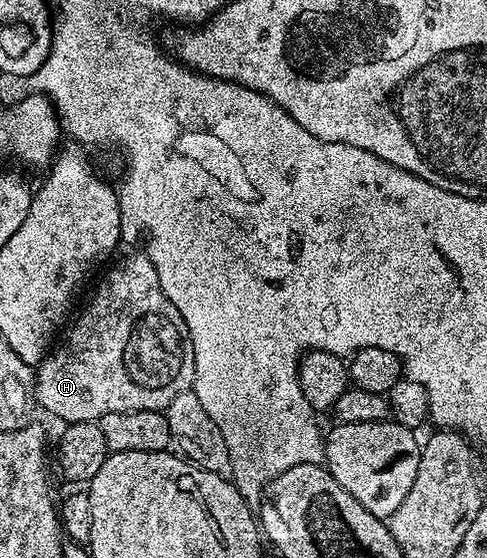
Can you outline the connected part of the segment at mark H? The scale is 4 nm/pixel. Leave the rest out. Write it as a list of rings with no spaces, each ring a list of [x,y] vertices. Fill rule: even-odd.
[[[146,255],[140,257],[128,257],[125,261],[120,261],[100,282],[96,285],[96,290],[92,293],[92,298],[88,301],[88,306],[80,313],[80,318],[67,326],[66,332],[63,334],[64,342],[60,346],[57,344],[55,348],[49,352],[48,356],[40,362],[34,373],[34,401],[41,405],[48,413],[53,413],[58,420],[63,423],[71,423],[74,421],[94,421],[99,422],[102,415],[110,415],[111,413],[125,413],[126,411],[150,411],[158,409],[167,410],[170,399],[174,399],[174,395],[182,395],[192,389],[192,380],[194,379],[194,343],[190,343],[190,331],[186,327],[186,323],[182,319],[182,315],[178,311],[178,307],[174,307],[174,303],[170,303],[170,299],[166,299],[166,295],[160,290],[158,283],[158,271],[154,271],[154,263],[150,263],[150,259]]]

